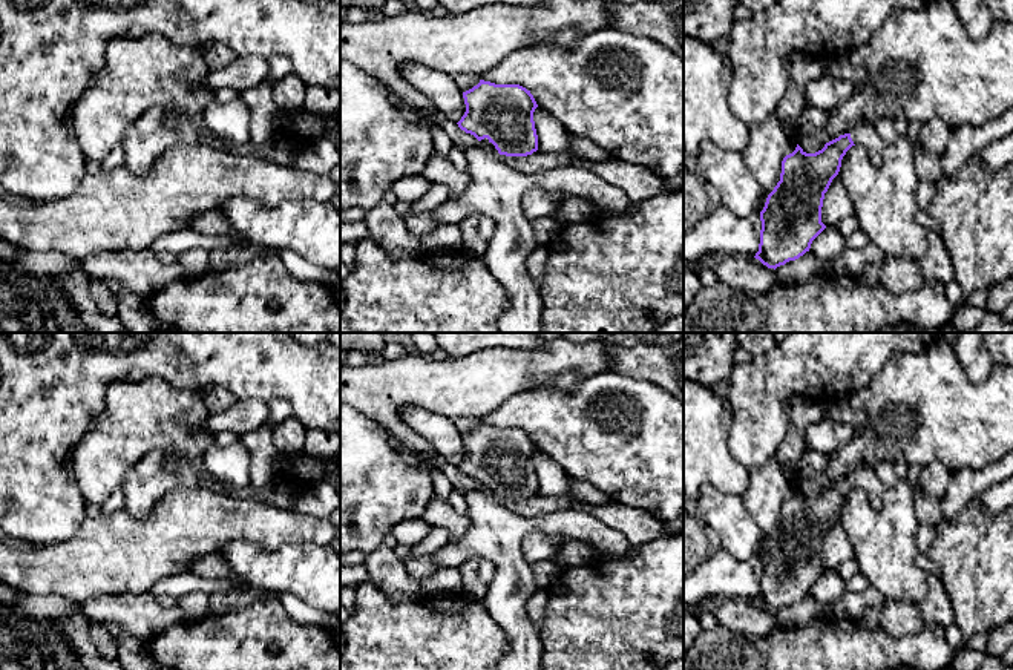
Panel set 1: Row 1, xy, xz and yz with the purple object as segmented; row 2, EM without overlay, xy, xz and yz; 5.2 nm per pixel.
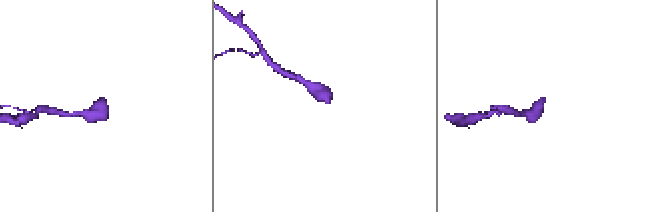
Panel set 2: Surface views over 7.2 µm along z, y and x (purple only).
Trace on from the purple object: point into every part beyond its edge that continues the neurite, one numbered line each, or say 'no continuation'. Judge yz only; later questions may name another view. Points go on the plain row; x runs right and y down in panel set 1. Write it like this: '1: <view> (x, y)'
no continuation

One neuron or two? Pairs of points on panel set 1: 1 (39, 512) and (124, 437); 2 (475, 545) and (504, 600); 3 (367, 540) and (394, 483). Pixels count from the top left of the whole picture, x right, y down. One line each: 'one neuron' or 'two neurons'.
1: two neurons
2: one neuron
3: one neuron

